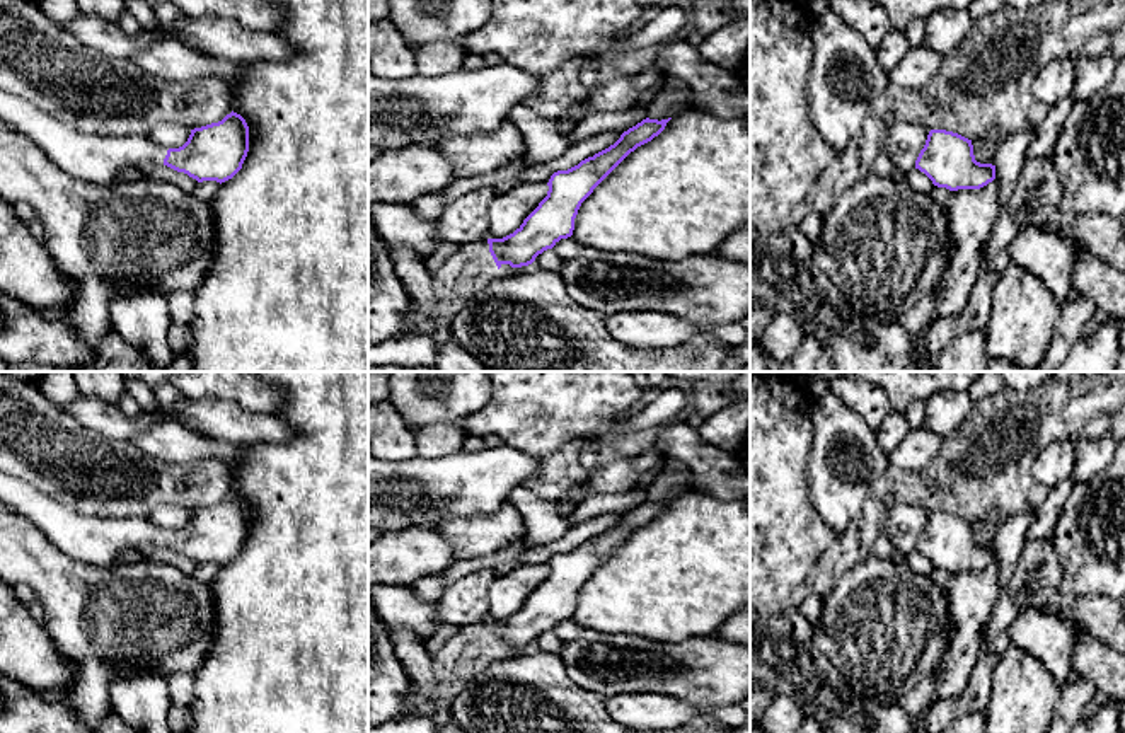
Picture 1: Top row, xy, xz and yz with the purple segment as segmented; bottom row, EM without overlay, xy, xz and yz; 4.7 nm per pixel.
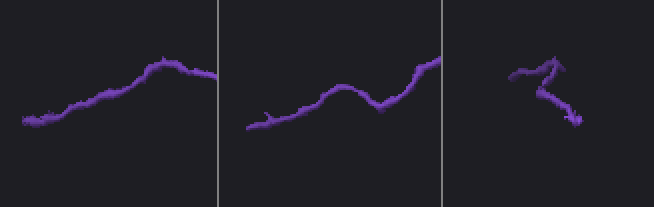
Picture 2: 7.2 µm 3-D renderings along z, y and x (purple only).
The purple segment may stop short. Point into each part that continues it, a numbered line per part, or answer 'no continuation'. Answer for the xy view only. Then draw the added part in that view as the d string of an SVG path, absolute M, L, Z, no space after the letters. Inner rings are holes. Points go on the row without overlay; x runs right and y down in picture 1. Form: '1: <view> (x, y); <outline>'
1: xy (94, 541); M3 472L0 501L27 517L65 556L90 566L119 564L124 554L147 544L162 547L167 537L147 517L84 517Z

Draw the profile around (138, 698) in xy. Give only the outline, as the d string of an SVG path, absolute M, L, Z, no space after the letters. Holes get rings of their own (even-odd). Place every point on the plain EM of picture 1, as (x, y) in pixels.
M131 670L109 687L112 711L141 733L170 733L169 678L155 672Z

